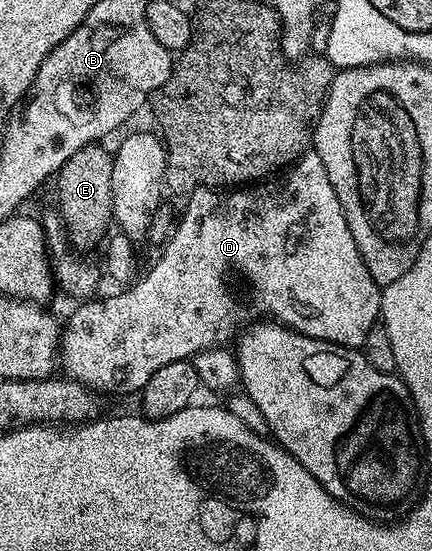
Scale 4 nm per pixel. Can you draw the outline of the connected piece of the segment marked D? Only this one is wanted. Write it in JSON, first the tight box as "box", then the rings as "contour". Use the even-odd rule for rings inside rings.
{"box":[60,151,384,391],"contour":[[[313,151],[303,153],[281,175],[263,180],[253,187],[238,187],[233,191],[219,191],[214,187],[198,187],[193,191],[195,193],[191,195],[190,202],[187,203],[186,210],[183,211],[182,218],[178,221],[178,230],[171,235],[166,250],[158,257],[158,262],[142,278],[139,276],[133,284],[126,287],[131,287],[131,289],[126,289],[123,293],[116,294],[115,297],[106,297],[103,301],[98,301],[99,299],[83,300],[79,304],[82,306],[71,315],[70,322],[67,325],[65,322],[60,333],[60,365],[61,368],[62,365],[66,368],[65,376],[69,380],[79,381],[81,385],[86,385],[95,391],[103,391],[102,389],[141,391],[148,383],[148,379],[152,379],[152,375],[156,375],[156,371],[160,371],[160,367],[164,367],[167,363],[193,358],[195,353],[200,353],[203,349],[221,346],[230,336],[230,340],[235,336],[234,324],[237,321],[254,323],[263,315],[269,315],[286,328],[293,329],[295,333],[315,337],[317,341],[332,341],[335,345],[356,350],[361,350],[367,344],[384,312],[384,293],[378,282],[372,279],[372,275],[360,255],[356,239],[352,239],[348,219],[344,219],[340,199],[328,179],[328,171],[318,153]]]}

